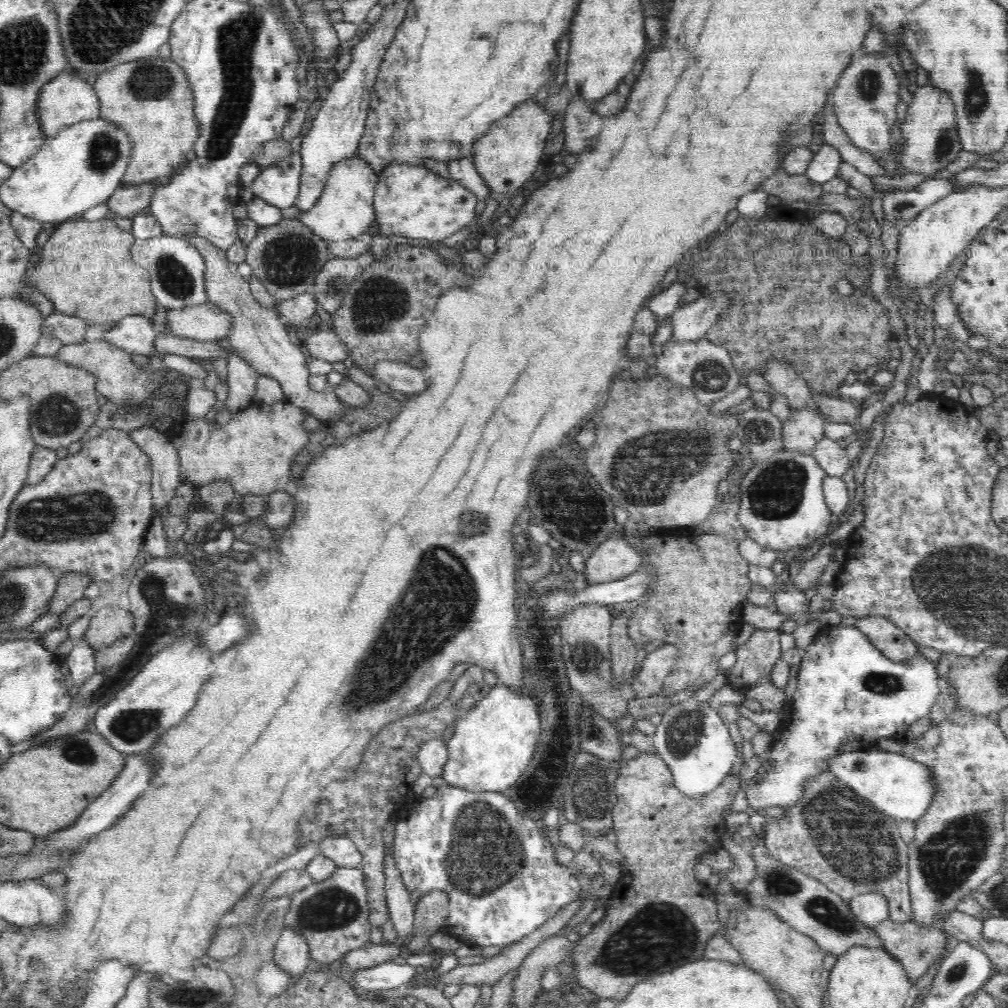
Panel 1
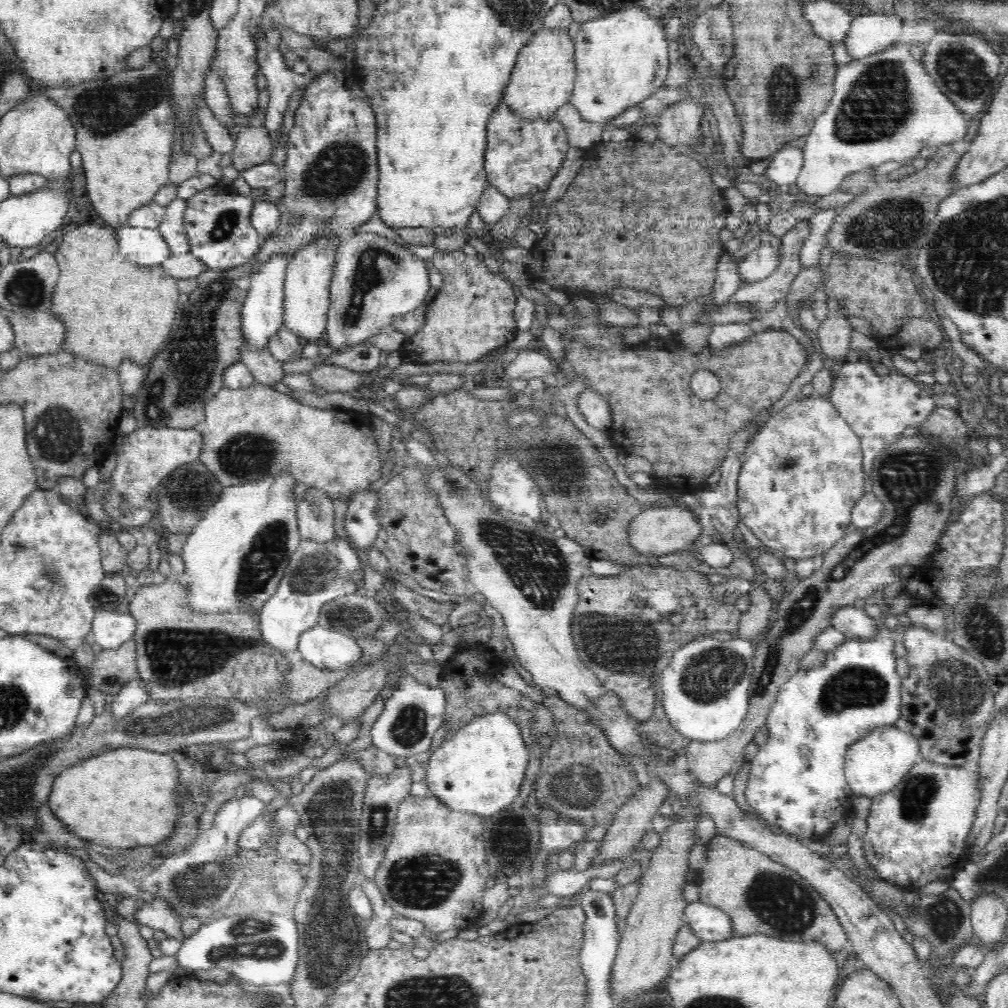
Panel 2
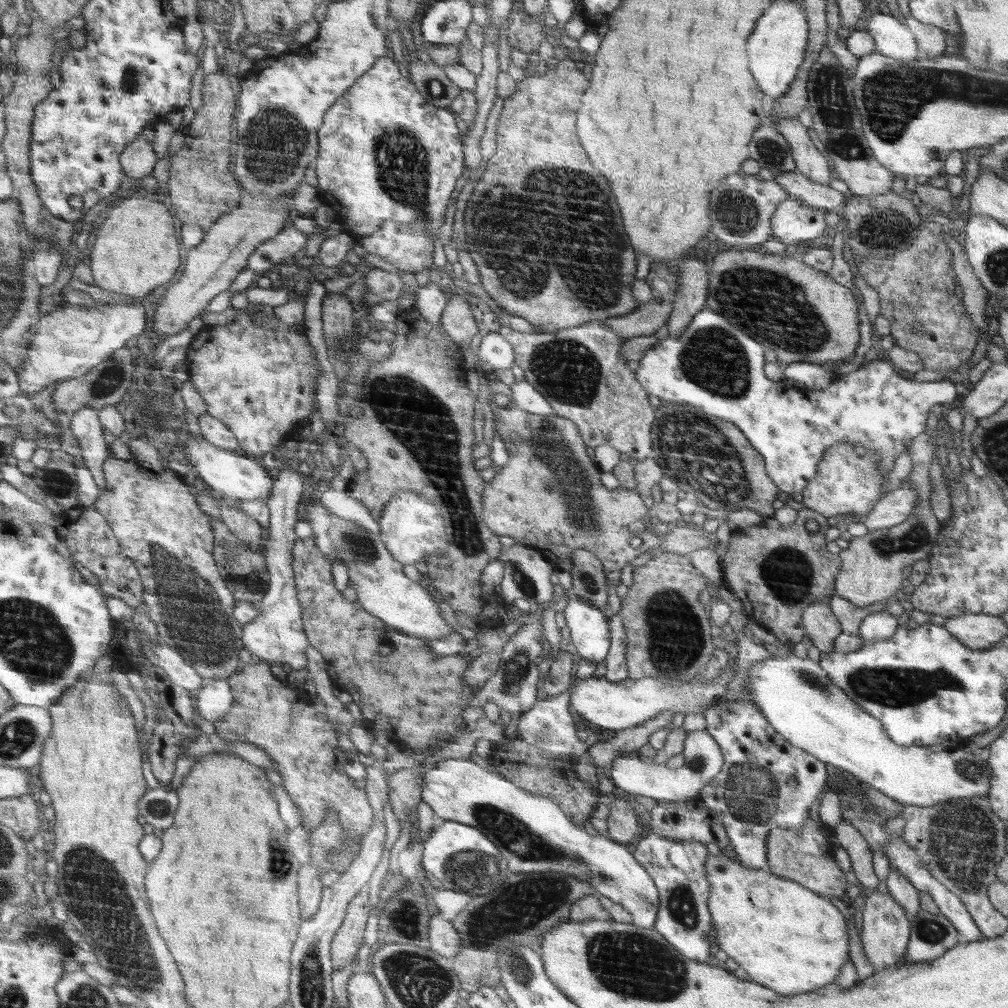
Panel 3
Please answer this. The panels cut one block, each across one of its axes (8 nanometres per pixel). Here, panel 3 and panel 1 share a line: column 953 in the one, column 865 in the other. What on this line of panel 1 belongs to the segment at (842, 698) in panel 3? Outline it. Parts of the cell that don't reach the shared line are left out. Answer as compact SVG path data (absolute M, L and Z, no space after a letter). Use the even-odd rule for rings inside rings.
M864 748L834 756L834 759L828 760L828 770L856 794L899 822L916 822L927 811L935 796L935 783L929 768L904 755L882 749Z

